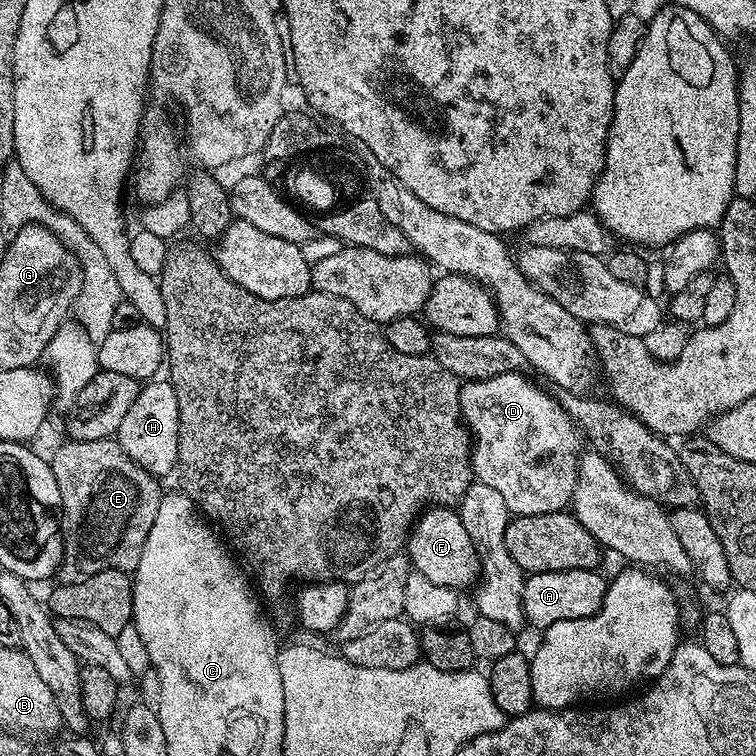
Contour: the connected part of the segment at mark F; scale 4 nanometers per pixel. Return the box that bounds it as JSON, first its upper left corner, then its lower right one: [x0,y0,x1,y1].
[406,506,482,590]

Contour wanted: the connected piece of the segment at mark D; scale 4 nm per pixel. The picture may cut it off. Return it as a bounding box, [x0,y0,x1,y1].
[460,371,582,516]

